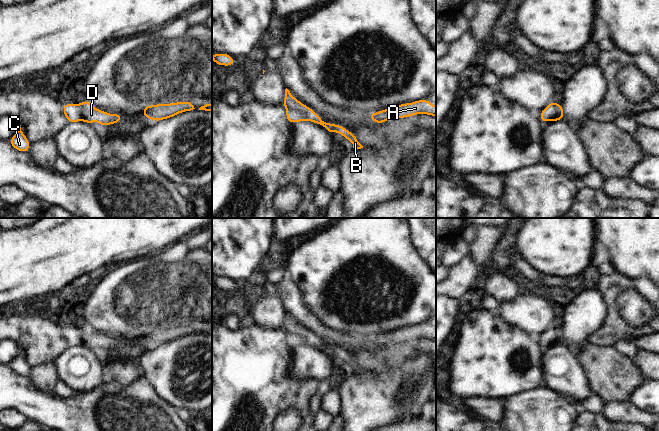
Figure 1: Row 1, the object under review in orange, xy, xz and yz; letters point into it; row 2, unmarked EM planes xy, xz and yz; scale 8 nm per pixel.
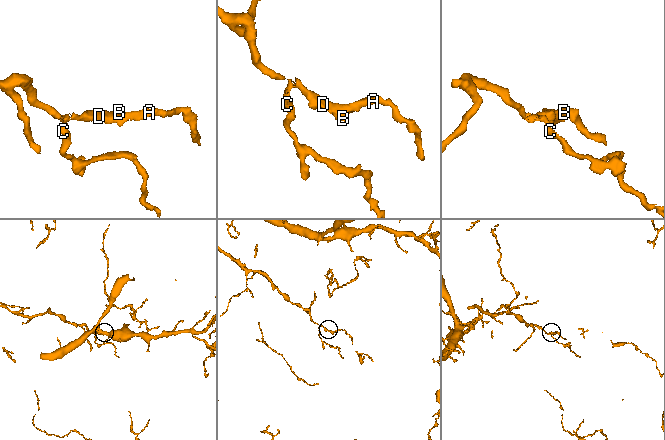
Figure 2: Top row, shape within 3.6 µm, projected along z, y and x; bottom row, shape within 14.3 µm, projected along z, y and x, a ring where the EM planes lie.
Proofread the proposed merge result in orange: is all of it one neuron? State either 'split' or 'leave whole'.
leave whole

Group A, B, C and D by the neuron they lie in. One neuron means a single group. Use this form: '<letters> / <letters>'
A B C D

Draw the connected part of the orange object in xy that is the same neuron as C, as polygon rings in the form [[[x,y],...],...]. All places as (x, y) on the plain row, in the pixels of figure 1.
[[[20,350],[16,358],[12,360],[8,366],[14,373],[22,377],[28,377],[31,368],[25,358],[21,355]]]

